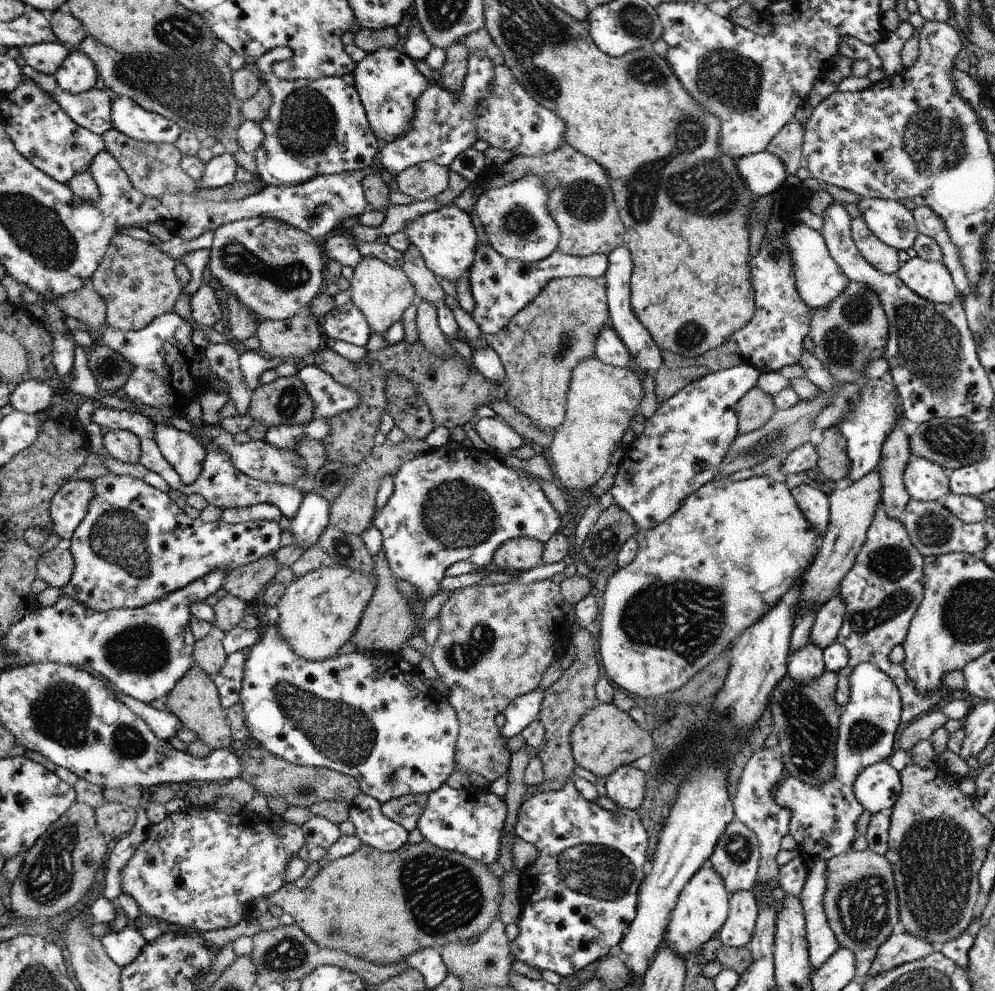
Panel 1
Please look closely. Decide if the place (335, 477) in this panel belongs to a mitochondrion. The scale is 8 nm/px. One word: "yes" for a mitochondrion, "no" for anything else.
yes

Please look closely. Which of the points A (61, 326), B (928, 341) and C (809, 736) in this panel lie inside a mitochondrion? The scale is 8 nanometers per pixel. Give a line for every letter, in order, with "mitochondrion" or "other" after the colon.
A: other
B: mitochondrion
C: mitochondrion

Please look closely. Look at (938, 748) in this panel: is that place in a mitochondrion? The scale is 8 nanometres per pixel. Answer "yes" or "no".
no

